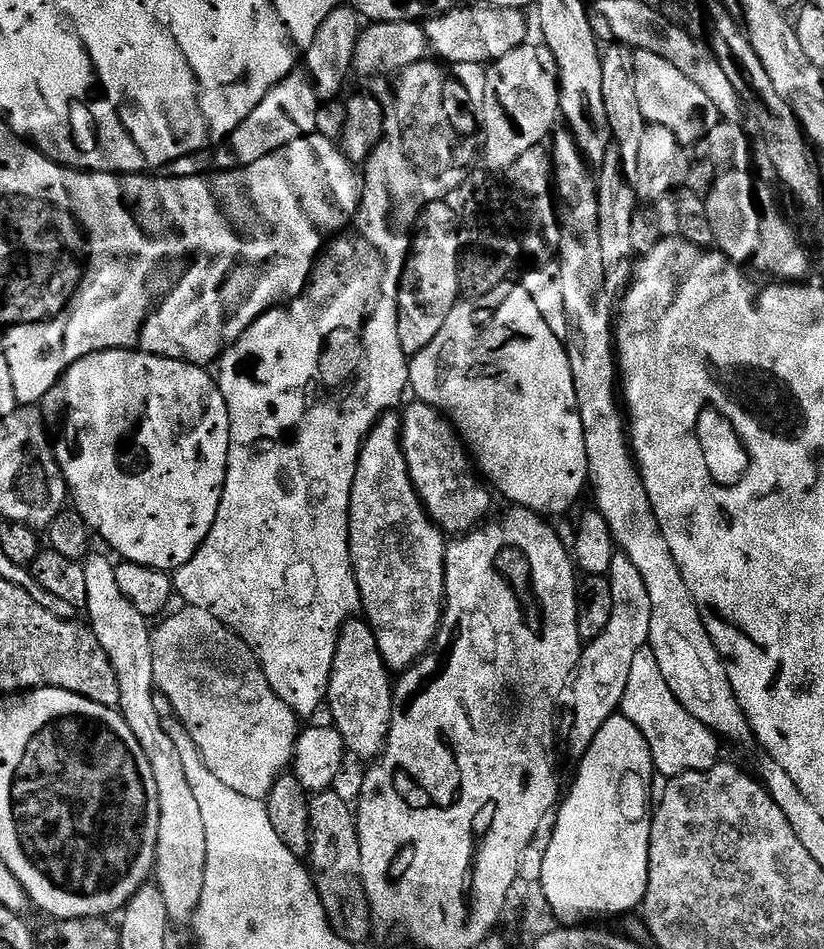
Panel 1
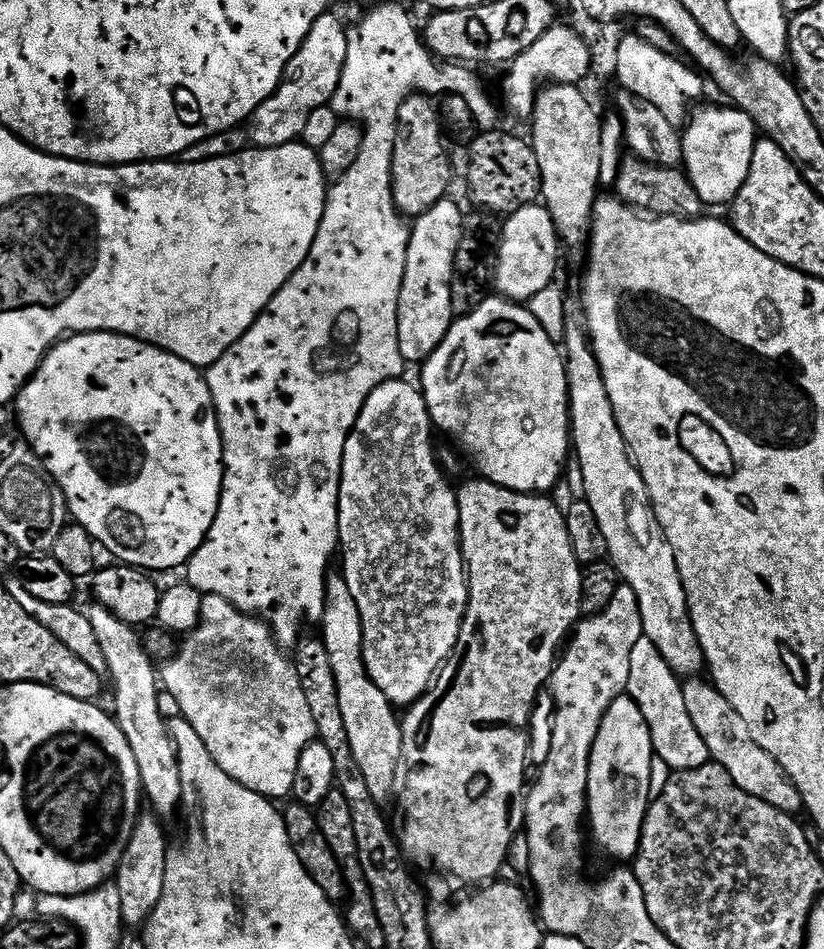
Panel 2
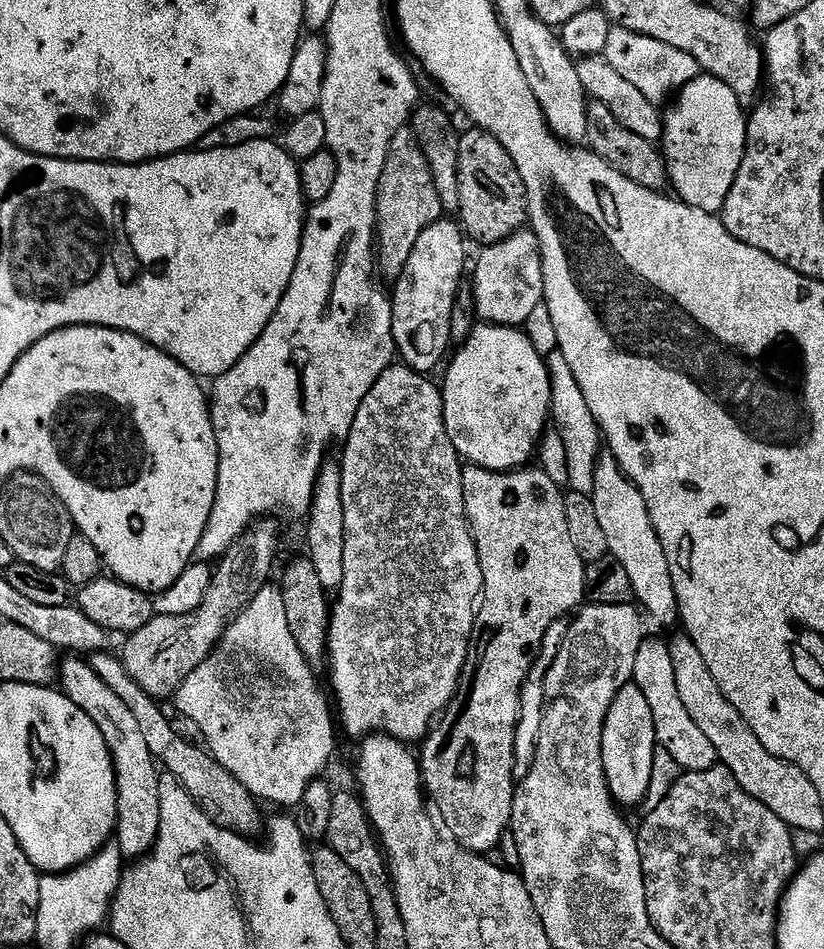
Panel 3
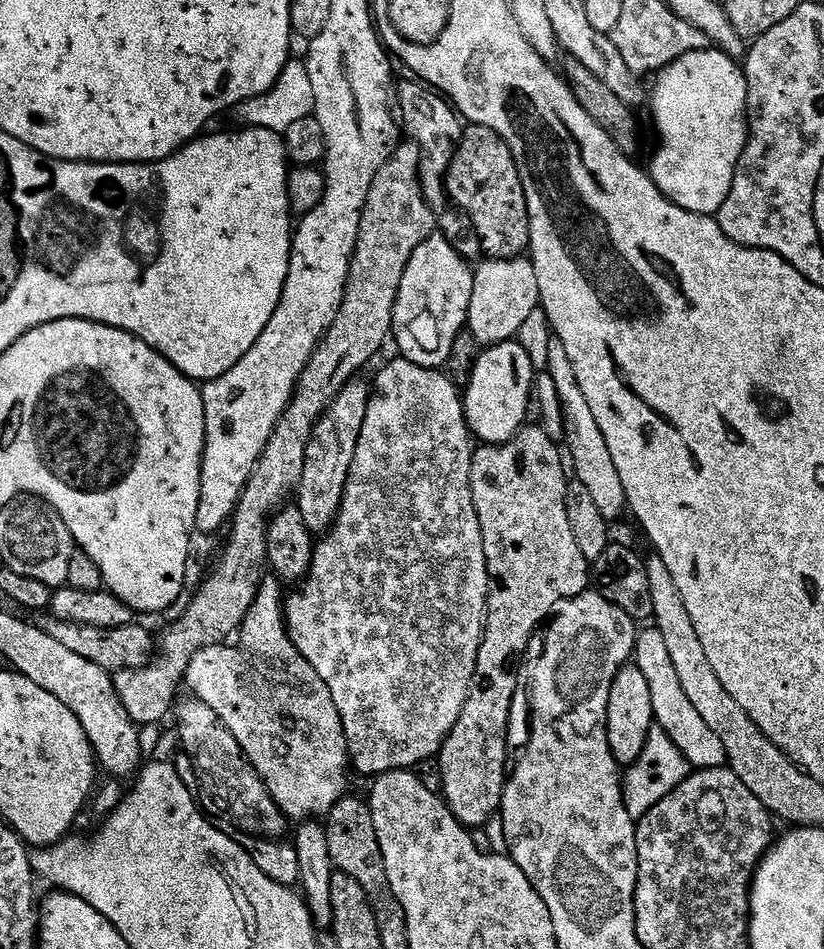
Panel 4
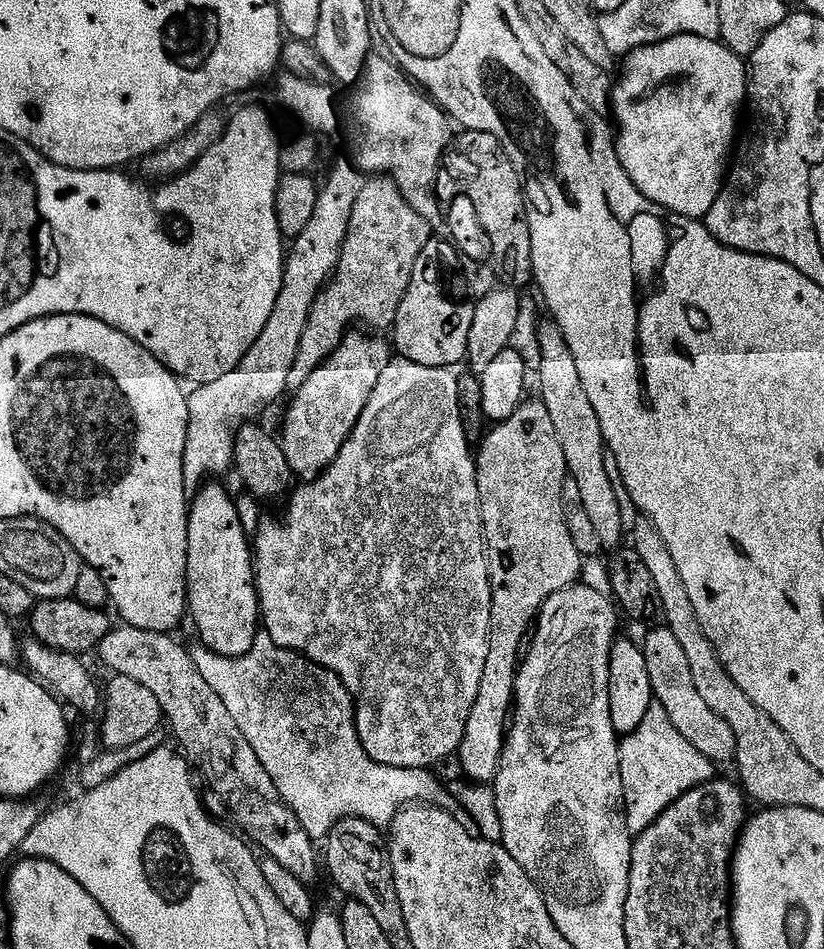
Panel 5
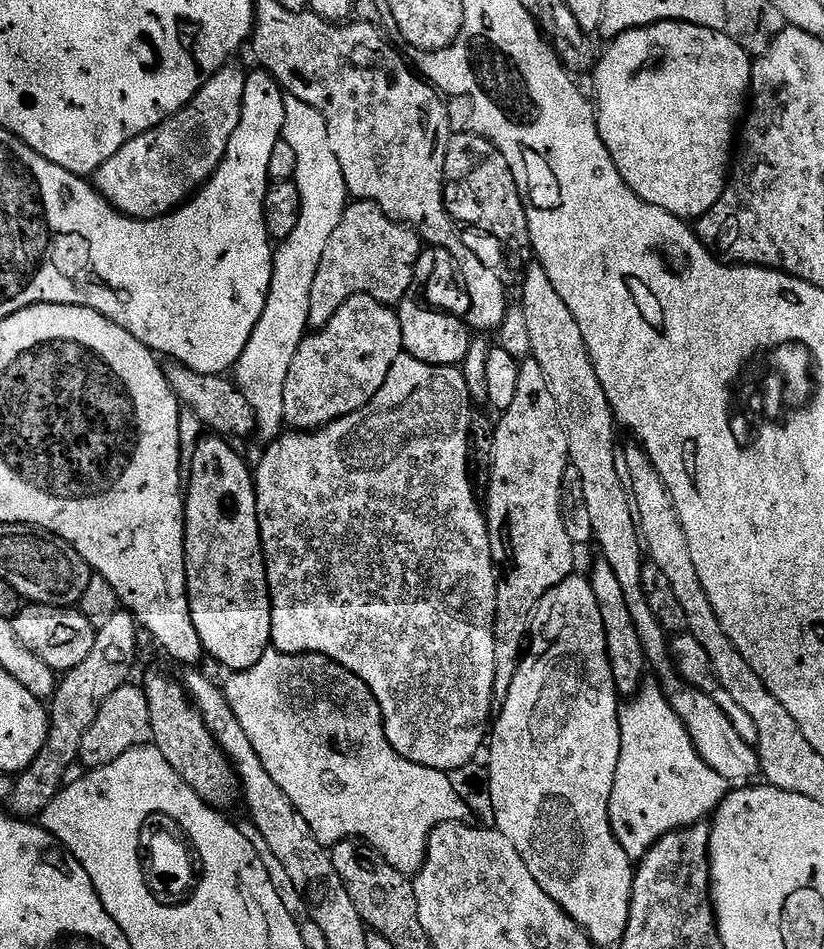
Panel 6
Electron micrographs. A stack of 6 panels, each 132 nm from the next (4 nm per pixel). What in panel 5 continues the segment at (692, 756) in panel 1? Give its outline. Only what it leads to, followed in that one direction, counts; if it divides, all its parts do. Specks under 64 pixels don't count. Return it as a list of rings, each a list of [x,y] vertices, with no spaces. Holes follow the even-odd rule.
[[[659,626],[642,640],[646,667],[650,669],[650,686],[655,703],[661,704],[670,714],[670,722],[678,726],[678,734],[682,734],[694,746],[700,754],[706,754],[706,758],[713,765],[732,764],[736,759],[737,747],[734,738],[734,730],[706,702],[702,694],[698,694],[698,686],[694,686],[694,674],[690,674],[690,662],[686,658],[686,650],[678,643],[678,638],[667,626]]]

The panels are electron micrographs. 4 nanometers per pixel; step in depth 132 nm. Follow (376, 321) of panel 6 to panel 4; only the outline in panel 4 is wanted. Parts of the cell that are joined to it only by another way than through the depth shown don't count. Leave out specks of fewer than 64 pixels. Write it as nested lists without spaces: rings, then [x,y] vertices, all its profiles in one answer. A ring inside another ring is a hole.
[[[353,378],[314,426],[310,446],[306,446],[306,466],[302,466],[300,485],[294,493],[294,506],[314,534],[327,532],[340,513],[350,466],[354,462],[354,450],[358,450],[362,422],[366,422],[369,399],[369,385],[367,388],[360,378]]]

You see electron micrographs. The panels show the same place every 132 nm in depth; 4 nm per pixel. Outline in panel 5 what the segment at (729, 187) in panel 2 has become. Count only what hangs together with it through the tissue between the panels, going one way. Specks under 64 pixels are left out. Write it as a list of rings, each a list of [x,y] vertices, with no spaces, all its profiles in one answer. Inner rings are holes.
[[[675,36],[660,44],[651,44],[645,48],[634,50],[626,57],[623,64],[624,73],[621,74],[620,80],[618,76],[612,90],[611,111],[616,112],[617,125],[615,124],[615,127],[618,129],[618,135],[614,140],[616,157],[619,158],[621,166],[626,170],[630,182],[634,182],[637,190],[650,203],[657,204],[661,210],[673,217],[703,221],[714,206],[720,189],[726,183],[726,169],[729,167],[730,157],[733,155],[734,145],[738,140],[736,123],[740,120],[740,108],[742,112],[748,98],[748,70],[745,61],[738,54],[731,52],[720,40],[707,40],[697,36]]]

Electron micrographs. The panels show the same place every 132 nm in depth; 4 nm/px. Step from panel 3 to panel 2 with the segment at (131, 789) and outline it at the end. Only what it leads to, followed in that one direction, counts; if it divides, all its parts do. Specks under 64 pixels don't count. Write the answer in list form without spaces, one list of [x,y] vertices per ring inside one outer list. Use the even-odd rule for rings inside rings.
[[[155,814],[141,815],[136,821],[136,829],[128,842],[128,849],[120,863],[120,871],[114,877],[118,894],[122,898],[122,918],[129,929],[139,929],[147,924],[154,914],[162,890],[166,886],[166,866],[170,849],[168,849],[168,836],[164,833],[161,817]]]

